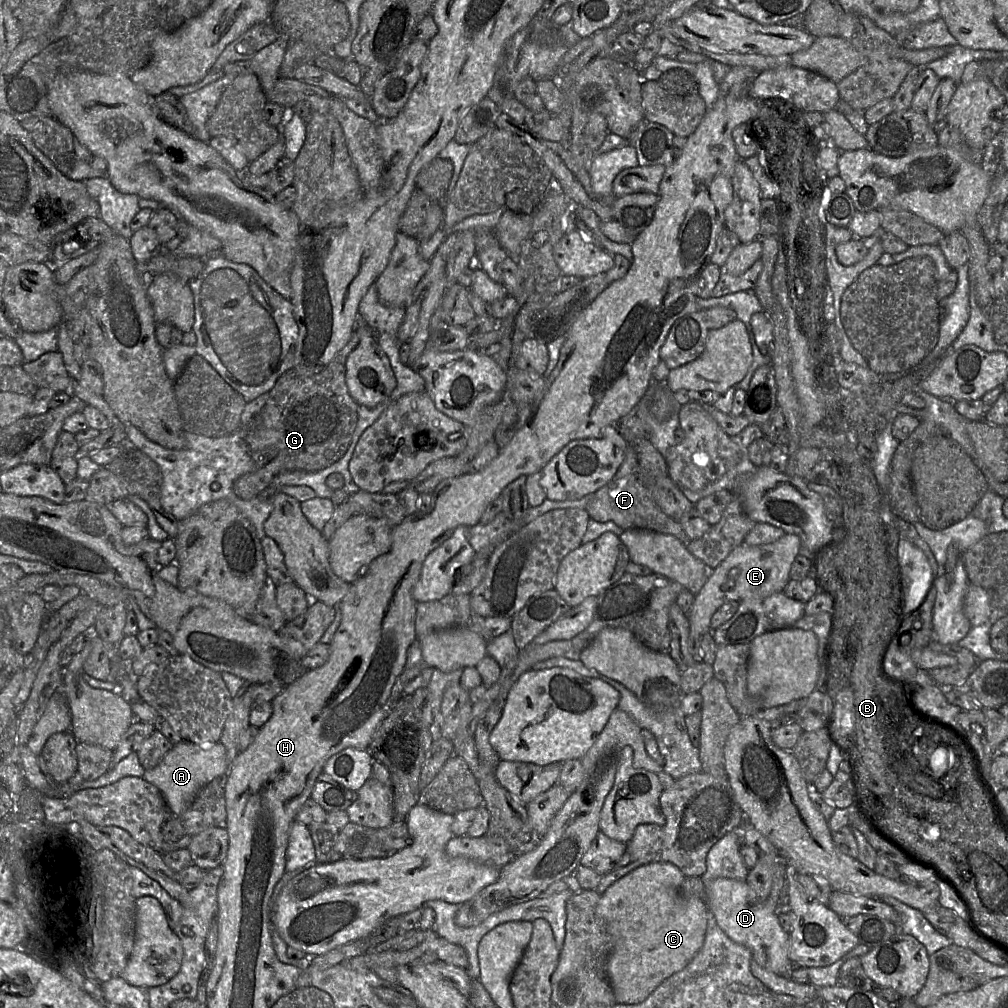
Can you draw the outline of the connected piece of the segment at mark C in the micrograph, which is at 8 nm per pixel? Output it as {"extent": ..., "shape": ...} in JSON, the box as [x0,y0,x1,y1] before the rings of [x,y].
{"extent":[596,863,708,1004],"shape":[[[650,863],[615,882],[601,896],[596,914],[606,925],[612,940],[606,973],[617,1004],[644,1001],[665,979],[684,969],[703,946],[708,906],[704,897],[681,894],[679,889],[684,878],[671,863]]]}

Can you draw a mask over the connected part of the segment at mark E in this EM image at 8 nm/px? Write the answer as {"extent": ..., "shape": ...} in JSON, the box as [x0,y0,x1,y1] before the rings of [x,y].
{"extent":[687,534,801,635],"shape":[[[784,534],[775,542],[746,546],[737,546],[712,570],[706,583],[697,594],[687,613],[690,632],[703,635],[712,631],[710,622],[715,611],[729,601],[740,602],[747,598],[765,598],[776,592],[783,592],[789,579],[790,567],[799,554],[801,540],[797,535]]]}

